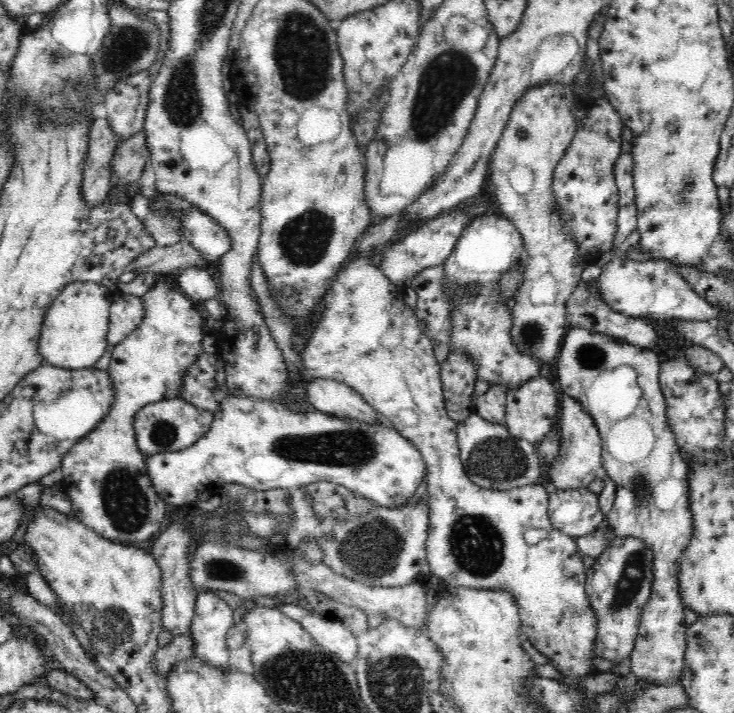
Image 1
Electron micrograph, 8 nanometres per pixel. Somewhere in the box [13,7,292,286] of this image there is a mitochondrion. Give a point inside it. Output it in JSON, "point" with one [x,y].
{"point":[128,45]}

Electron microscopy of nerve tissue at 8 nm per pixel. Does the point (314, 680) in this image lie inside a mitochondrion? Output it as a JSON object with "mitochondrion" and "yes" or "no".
{"mitochondrion":"yes"}

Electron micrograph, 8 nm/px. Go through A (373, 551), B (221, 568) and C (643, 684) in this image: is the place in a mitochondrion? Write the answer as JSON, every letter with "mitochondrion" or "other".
{"A":"mitochondrion","B":"mitochondrion","C":"other"}

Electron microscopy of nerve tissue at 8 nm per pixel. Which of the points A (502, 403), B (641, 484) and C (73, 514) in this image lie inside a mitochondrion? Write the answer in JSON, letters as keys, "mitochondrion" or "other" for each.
{"A":"other","B":"mitochondrion","C":"other"}

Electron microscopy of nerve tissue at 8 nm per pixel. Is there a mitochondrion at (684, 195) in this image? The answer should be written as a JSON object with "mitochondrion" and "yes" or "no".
{"mitochondrion":"yes"}

